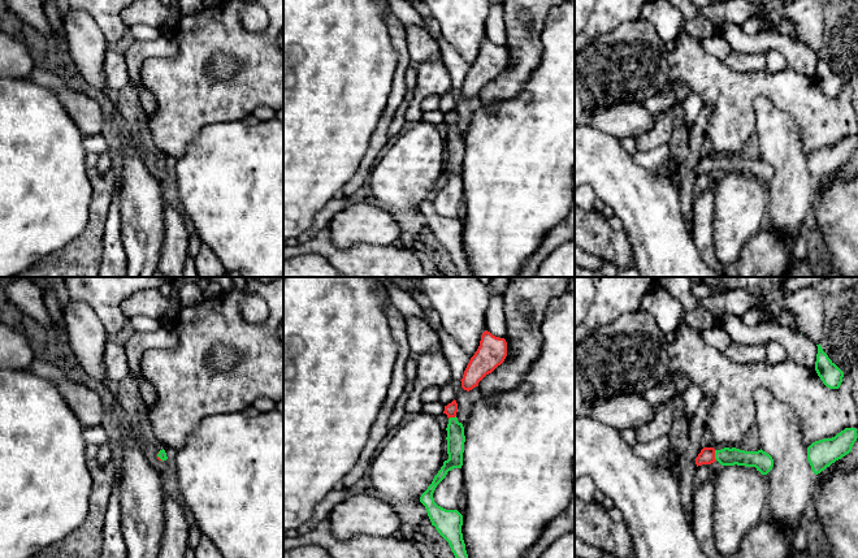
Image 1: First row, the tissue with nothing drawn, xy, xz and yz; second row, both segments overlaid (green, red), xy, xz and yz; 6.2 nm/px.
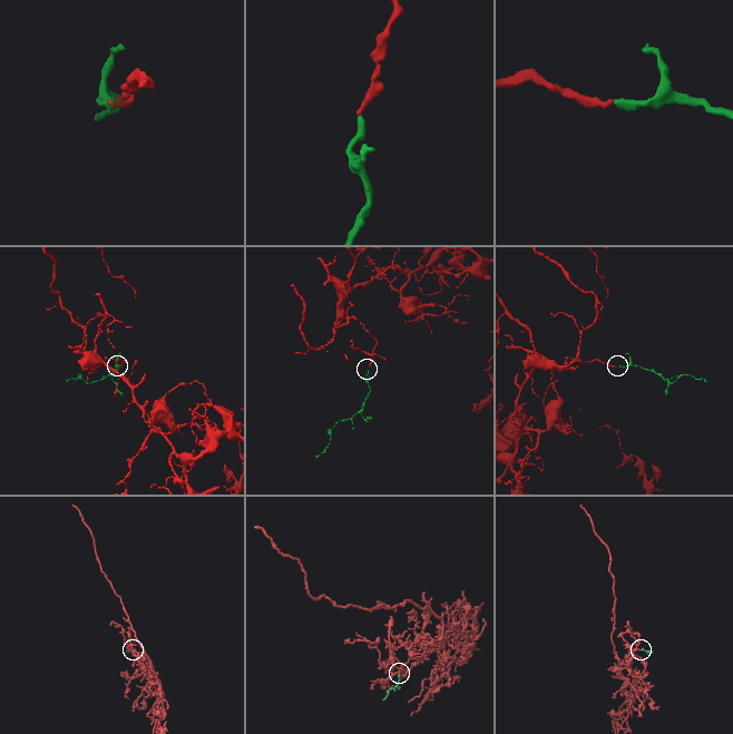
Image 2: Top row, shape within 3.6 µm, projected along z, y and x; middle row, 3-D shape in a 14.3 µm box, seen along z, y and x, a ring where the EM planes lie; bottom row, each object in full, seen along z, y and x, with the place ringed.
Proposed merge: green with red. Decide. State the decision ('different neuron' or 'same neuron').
same neuron

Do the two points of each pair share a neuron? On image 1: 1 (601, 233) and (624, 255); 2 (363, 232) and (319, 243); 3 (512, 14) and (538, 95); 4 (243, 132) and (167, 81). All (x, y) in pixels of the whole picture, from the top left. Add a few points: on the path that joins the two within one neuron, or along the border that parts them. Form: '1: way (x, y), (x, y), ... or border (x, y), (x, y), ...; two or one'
1: way (606, 238), (619, 251); one
2: border (328, 225), (330, 239), (338, 249), (362, 243); two
3: border (542, 46), (542, 57), (536, 70), (512, 98); two
4: border (252, 113), (237, 120), (207, 124), (200, 133); two

